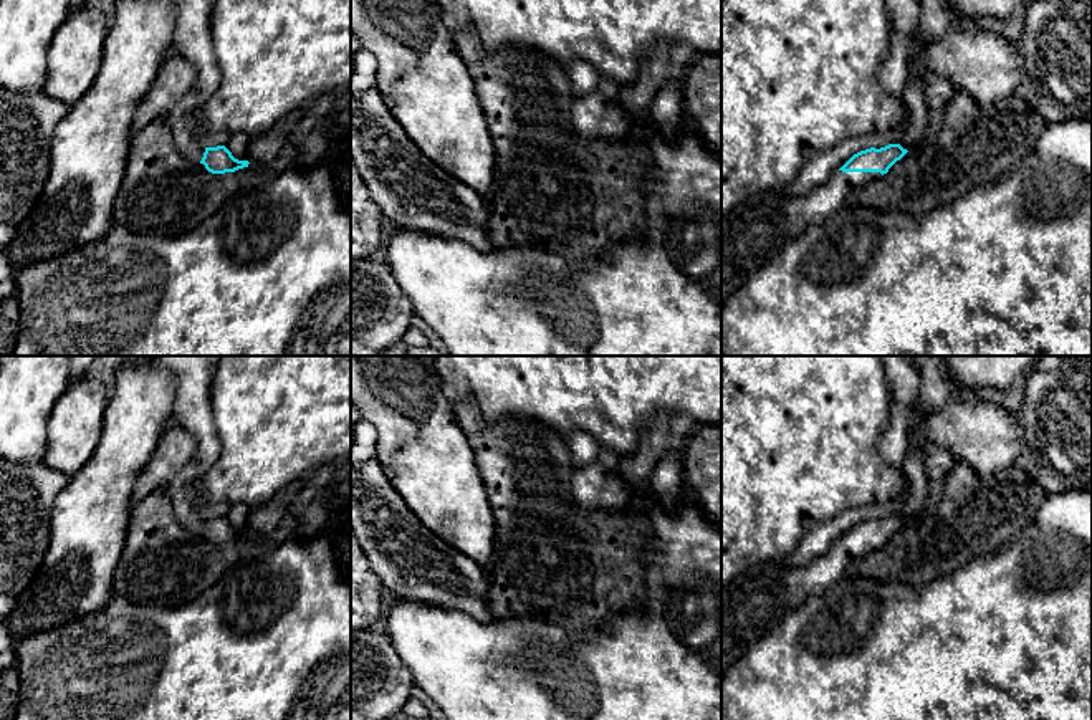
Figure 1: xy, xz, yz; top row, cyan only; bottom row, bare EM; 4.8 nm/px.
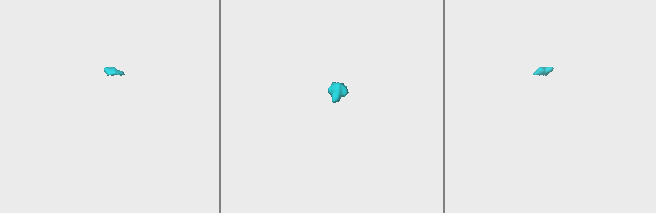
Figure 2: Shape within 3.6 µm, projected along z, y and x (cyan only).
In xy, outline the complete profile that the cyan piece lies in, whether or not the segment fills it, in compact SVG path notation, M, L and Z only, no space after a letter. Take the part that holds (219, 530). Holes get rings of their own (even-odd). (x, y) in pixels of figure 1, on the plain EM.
M192 458L167 485L165 493L182 526L205 536L212 545L235 543L248 538L248 531L238 531L225 516L205 518L197 508L199 462Z

